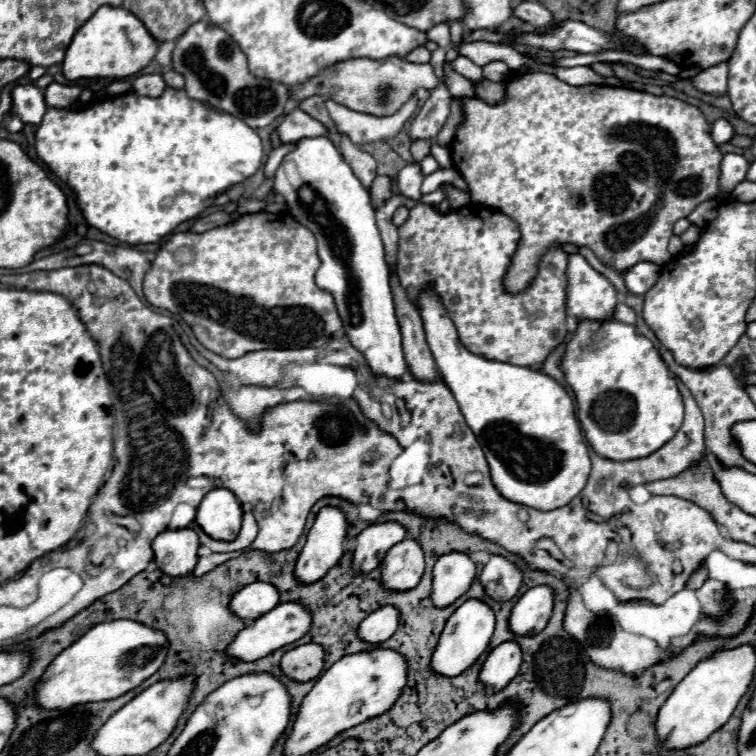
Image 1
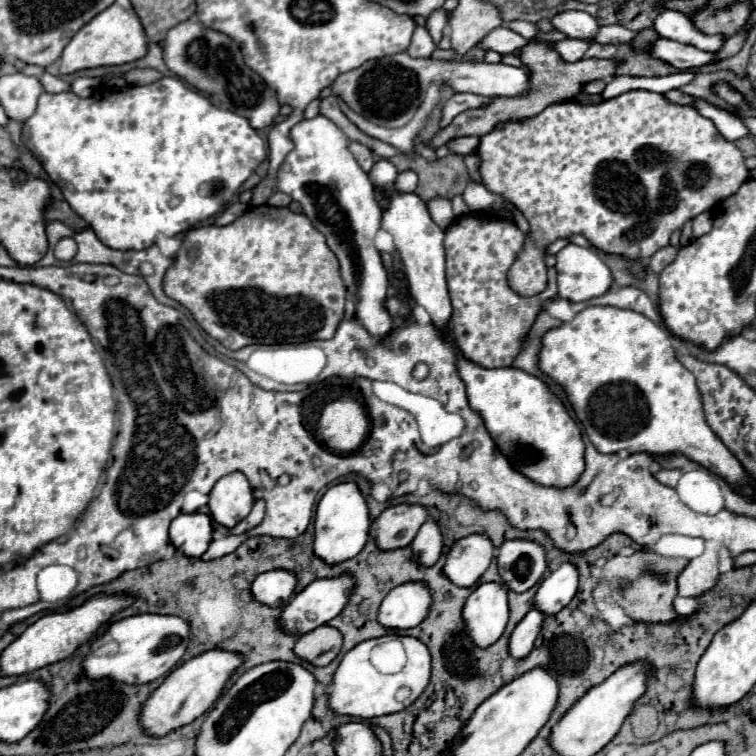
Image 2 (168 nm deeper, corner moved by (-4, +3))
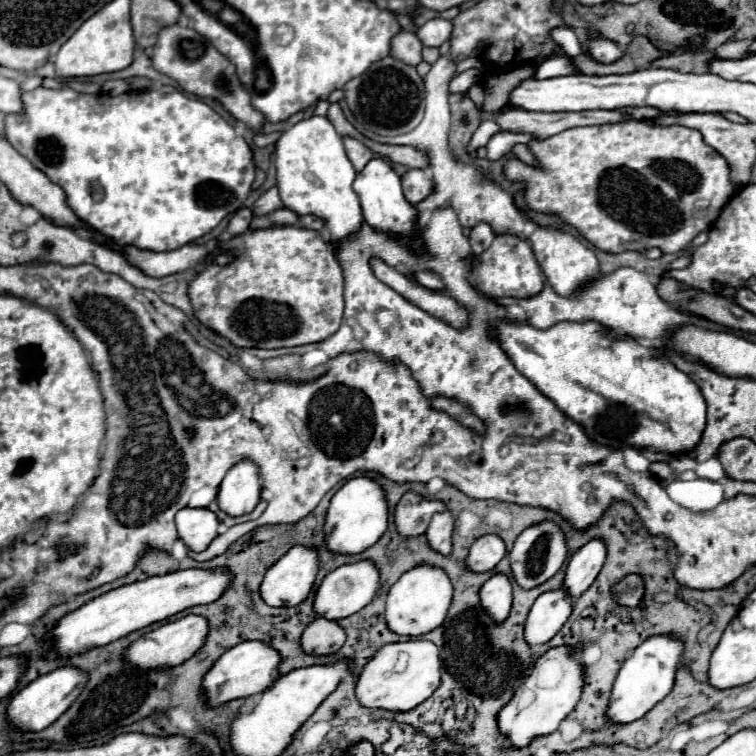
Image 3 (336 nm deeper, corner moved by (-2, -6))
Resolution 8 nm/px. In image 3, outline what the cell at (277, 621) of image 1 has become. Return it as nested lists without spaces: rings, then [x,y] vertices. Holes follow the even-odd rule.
[[[360,559],[356,563],[342,565],[324,577],[322,585],[316,591],[314,609],[318,611],[318,615],[322,615],[326,619],[332,619],[332,621],[344,619],[344,617],[360,611],[362,607],[366,607],[374,599],[378,587],[380,587],[380,571],[374,565],[374,561]]]

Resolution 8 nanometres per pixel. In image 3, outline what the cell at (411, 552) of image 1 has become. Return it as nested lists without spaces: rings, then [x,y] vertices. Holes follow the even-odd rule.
[[[450,511],[436,513],[426,531],[432,549],[436,549],[442,555],[448,555],[452,551],[452,531],[454,531],[454,515]]]

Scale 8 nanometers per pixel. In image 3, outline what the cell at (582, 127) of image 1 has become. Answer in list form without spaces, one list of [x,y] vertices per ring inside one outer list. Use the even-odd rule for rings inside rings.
[[[624,121],[598,127],[574,127],[546,141],[532,139],[528,147],[538,157],[540,169],[518,159],[508,161],[504,169],[508,179],[526,185],[528,207],[542,213],[558,213],[562,221],[574,225],[592,245],[606,253],[628,249],[646,251],[652,247],[658,247],[662,253],[678,253],[686,249],[698,233],[712,227],[722,207],[736,193],[726,159],[708,147],[696,129],[680,125],[656,127],[646,121]]]

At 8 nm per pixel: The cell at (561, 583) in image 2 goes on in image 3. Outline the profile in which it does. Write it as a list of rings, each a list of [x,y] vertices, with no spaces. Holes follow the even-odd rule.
[[[592,539],[572,553],[564,579],[564,587],[572,593],[572,597],[580,597],[594,583],[606,561],[606,553],[604,539]]]

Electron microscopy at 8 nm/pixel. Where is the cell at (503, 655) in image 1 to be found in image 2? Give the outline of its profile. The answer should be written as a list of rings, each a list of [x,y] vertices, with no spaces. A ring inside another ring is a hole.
[[[532,608],[522,618],[522,622],[514,628],[514,632],[510,636],[510,642],[508,642],[508,650],[510,650],[512,658],[522,660],[522,658],[526,658],[530,654],[530,650],[534,646],[534,640],[536,640],[538,632],[540,632],[542,620],[544,620],[544,614]]]

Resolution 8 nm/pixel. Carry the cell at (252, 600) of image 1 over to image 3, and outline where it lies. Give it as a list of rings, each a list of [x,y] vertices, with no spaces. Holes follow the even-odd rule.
[[[296,545],[292,547],[288,553],[284,553],[264,575],[260,593],[262,599],[272,605],[272,607],[292,607],[302,603],[316,581],[316,573],[318,573],[318,563],[320,563],[320,555],[318,555],[318,547],[306,547],[306,545]]]

